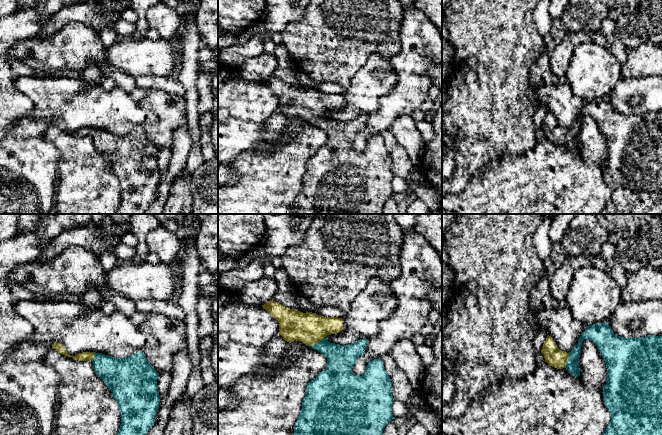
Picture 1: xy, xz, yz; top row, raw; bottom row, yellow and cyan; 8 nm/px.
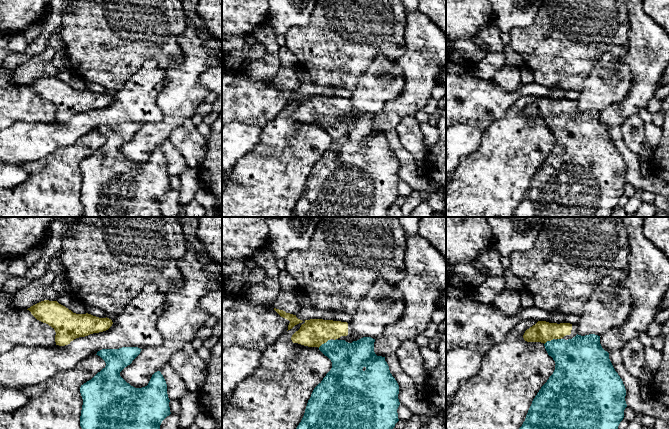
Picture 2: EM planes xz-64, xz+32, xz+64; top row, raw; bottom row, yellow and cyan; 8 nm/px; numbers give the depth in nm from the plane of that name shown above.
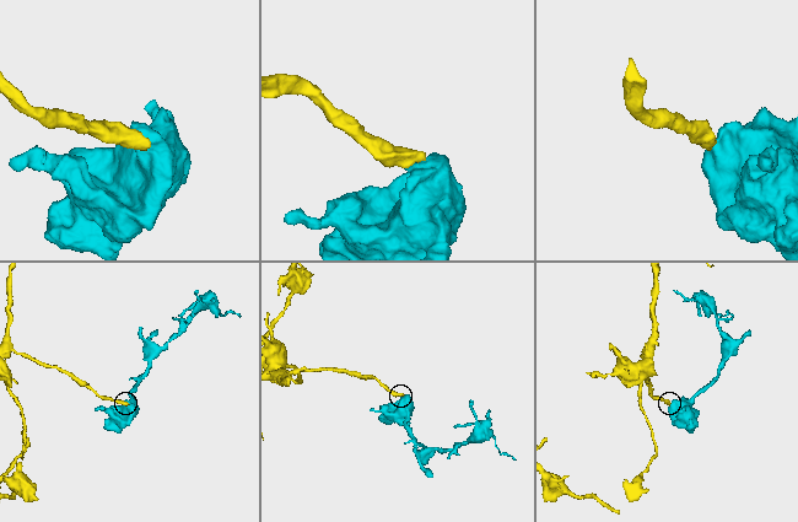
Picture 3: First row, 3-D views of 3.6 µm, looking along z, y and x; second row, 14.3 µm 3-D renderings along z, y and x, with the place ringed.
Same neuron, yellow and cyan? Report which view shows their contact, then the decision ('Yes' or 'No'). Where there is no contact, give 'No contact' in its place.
Touches yellow in xz. Yes

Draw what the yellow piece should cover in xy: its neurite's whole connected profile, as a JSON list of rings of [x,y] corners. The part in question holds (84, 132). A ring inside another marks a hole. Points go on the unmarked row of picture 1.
[[[62,120],[52,124],[74,136],[91,137],[96,150],[110,164],[118,178],[121,201],[116,214],[145,214],[155,200],[160,172],[157,163],[159,149],[142,128],[125,134],[115,134],[96,128],[70,132]]]

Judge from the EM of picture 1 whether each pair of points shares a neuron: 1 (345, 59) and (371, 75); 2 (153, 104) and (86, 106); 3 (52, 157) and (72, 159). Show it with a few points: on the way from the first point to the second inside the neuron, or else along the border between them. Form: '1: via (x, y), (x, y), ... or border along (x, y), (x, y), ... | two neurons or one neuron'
1: border along (377, 52), (374, 52), (369, 57), (346, 87) | two neurons
2: border along (137, 102), (142, 107), (150, 110), (157, 119) | two neurons
3: border along (47, 138), (59, 154), (58, 181) | two neurons

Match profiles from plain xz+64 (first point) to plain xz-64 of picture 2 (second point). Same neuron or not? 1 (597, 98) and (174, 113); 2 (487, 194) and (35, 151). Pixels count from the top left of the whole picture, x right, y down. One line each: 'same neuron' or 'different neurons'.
1: different neurons
2: different neurons

